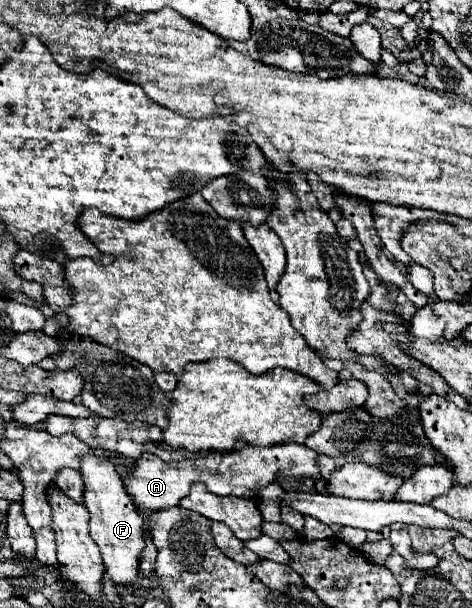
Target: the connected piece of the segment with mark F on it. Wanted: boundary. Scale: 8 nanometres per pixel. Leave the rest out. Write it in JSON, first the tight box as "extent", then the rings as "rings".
{"extent":[82,456,144,586],"rings":[[[84,456],[82,458],[82,478],[84,478],[84,506],[90,510],[90,536],[98,544],[106,576],[116,586],[134,584],[140,576],[140,554],[144,550],[144,518],[136,512],[138,508],[128,498],[124,482],[108,458]]]}

